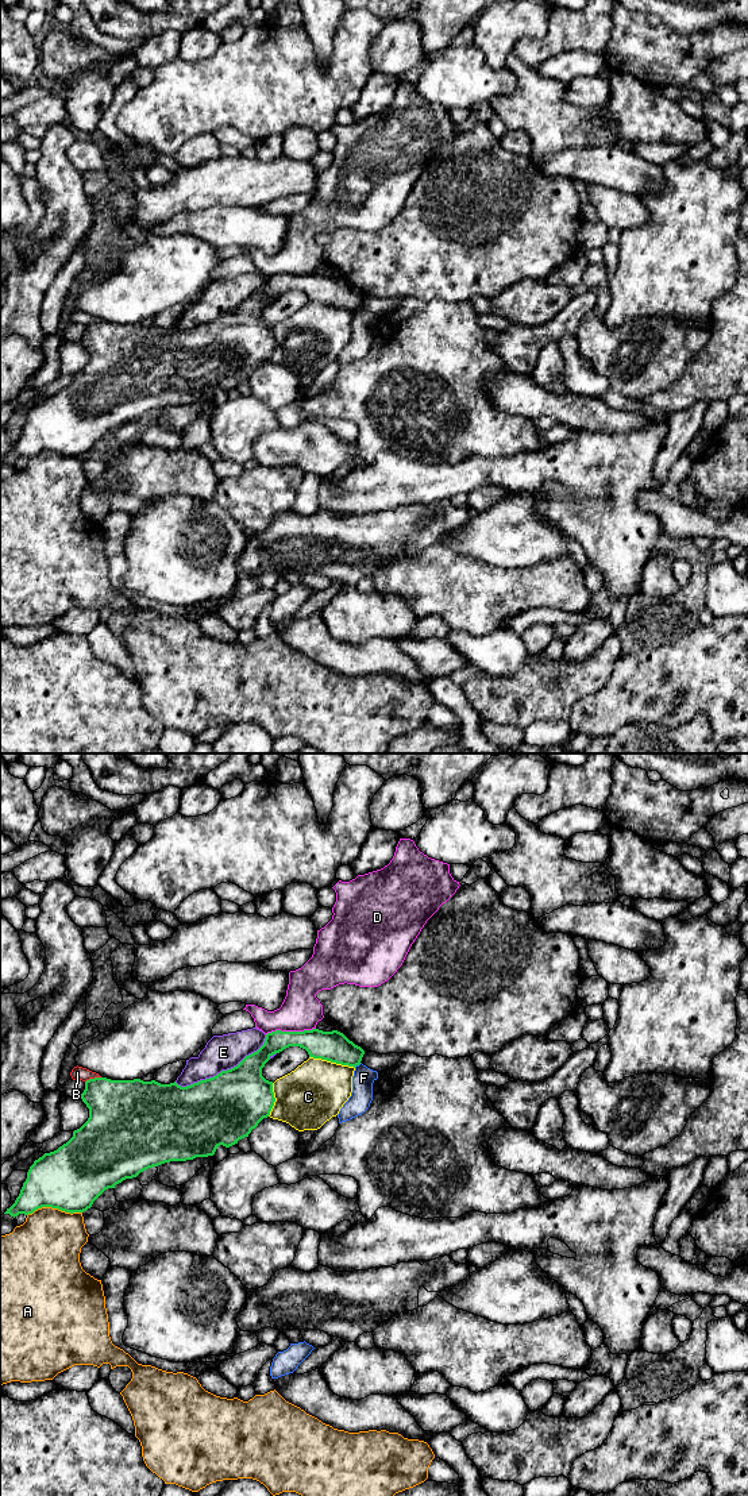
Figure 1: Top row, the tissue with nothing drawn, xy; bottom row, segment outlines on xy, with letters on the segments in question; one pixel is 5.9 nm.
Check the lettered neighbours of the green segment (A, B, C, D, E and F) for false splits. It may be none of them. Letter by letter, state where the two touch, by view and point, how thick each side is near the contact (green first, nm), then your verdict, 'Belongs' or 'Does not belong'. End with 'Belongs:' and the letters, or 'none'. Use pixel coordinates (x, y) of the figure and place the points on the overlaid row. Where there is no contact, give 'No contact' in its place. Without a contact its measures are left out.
A: Touches green at xy (54, 1207). Thickness 380 nm (green) against 400 nm. Does not belong
B: Touches green at xy (92, 1079). Thickness 360 nm (green) against 80 nm. Does not belong
C: Touches green at xy (332, 1061). Thickness 180 nm (green) against 360 nm. Does not belong
D: Touches green at xy (290, 1032). Thickness 180 nm (green) against 240 nm. Does not belong
E: Touches green at xy (223, 1071). Thickness 420 nm (green) against 200 nm. Does not belong
F: Touches green at xy (357, 1064). Thickness 180 nm (green) against 130 nm. Does not belong
Belongs: none

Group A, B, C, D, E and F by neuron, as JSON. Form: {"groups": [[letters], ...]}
{"groups": [["A"], ["B"], ["C"], ["D"], ["E"], ["F"]]}

